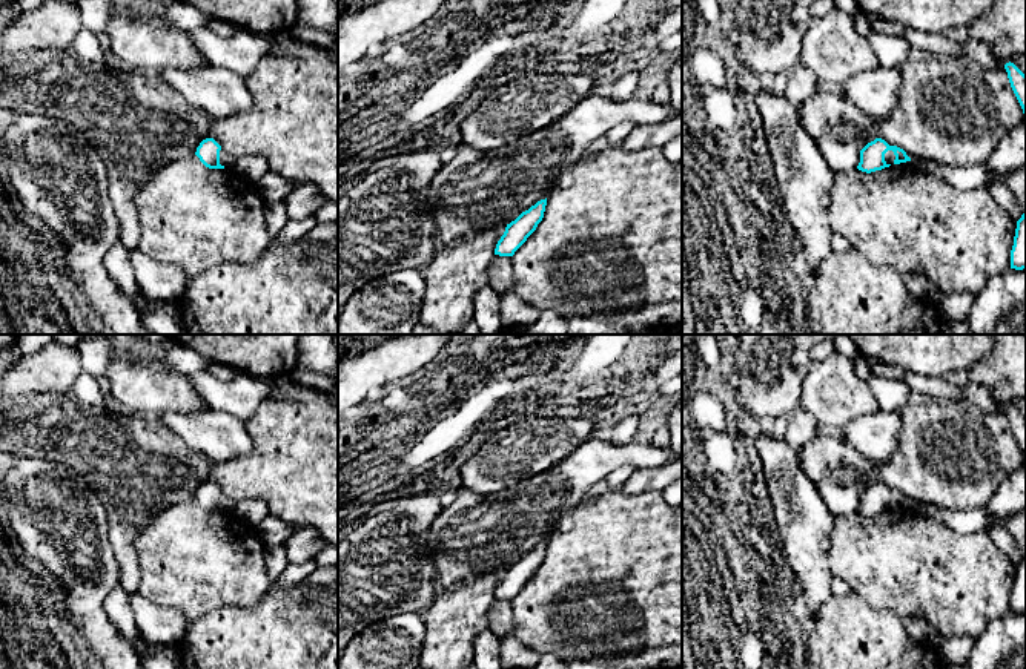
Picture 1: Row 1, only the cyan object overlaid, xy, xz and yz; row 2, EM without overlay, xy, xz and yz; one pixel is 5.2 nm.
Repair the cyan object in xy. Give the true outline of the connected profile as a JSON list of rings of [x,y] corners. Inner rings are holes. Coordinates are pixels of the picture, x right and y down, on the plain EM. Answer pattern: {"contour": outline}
{"contour": [[[206,482],[197,491],[195,499],[209,512],[235,511],[235,502],[224,496],[213,482]]]}

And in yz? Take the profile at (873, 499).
{"contour": [[[875,482],[860,494],[860,506],[857,512],[871,517],[906,505],[911,505],[911,502],[903,493],[889,489],[882,482]]]}

